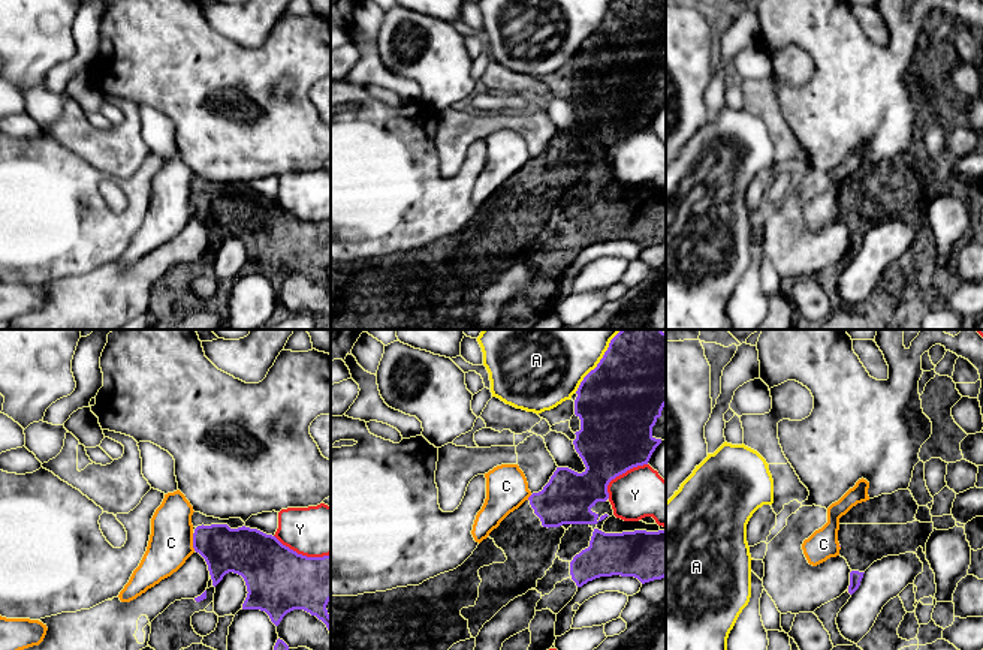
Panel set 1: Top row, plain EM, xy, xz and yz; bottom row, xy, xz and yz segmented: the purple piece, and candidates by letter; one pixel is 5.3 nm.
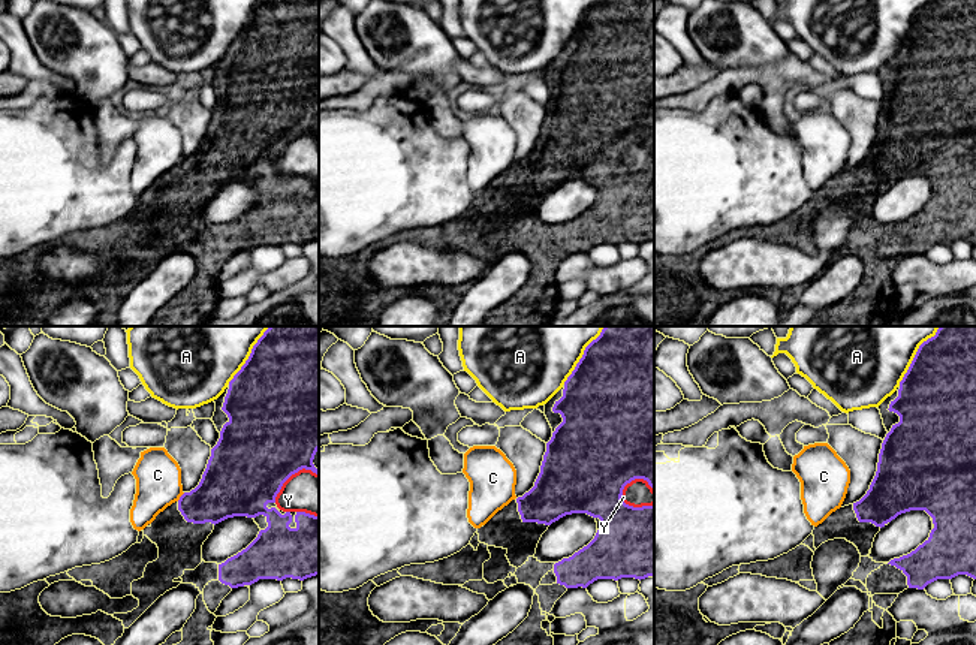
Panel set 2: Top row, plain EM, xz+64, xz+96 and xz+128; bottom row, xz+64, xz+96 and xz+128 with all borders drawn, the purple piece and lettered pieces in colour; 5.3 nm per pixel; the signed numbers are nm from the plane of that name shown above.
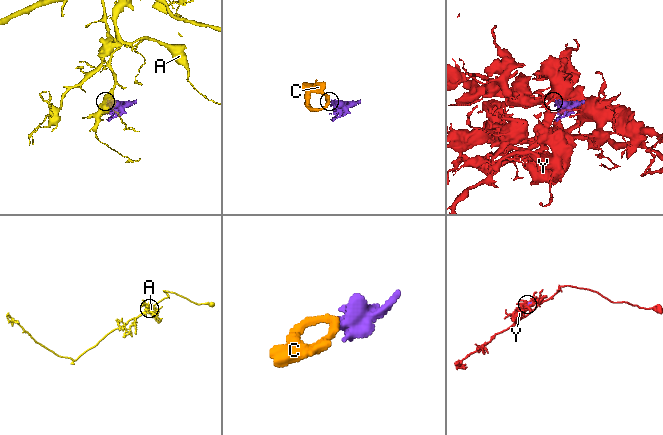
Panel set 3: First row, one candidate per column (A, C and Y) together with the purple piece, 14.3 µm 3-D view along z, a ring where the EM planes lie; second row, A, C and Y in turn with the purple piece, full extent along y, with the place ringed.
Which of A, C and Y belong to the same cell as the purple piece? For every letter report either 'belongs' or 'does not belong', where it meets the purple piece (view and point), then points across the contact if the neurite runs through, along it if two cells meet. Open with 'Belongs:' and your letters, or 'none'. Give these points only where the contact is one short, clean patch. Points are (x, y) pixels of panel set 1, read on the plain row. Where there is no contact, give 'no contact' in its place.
Belongs: none
A: does not belong | xz (597, 29)
C: does not belong | xy (193, 207) | along xy (192, 198), (192, 211), (195, 214)
Y: does not belong | xy (301, 219)

